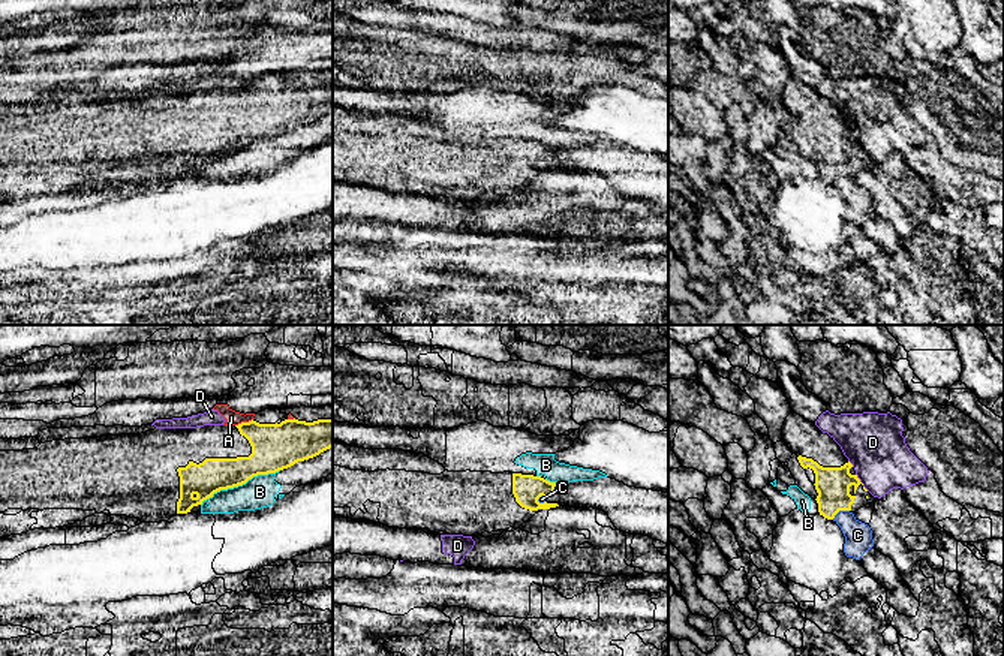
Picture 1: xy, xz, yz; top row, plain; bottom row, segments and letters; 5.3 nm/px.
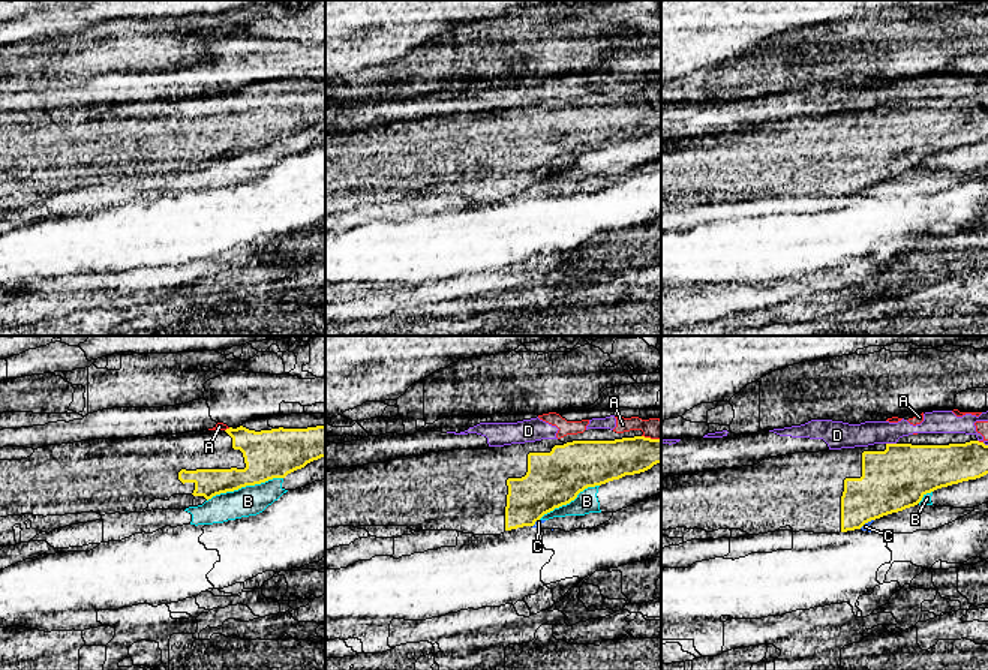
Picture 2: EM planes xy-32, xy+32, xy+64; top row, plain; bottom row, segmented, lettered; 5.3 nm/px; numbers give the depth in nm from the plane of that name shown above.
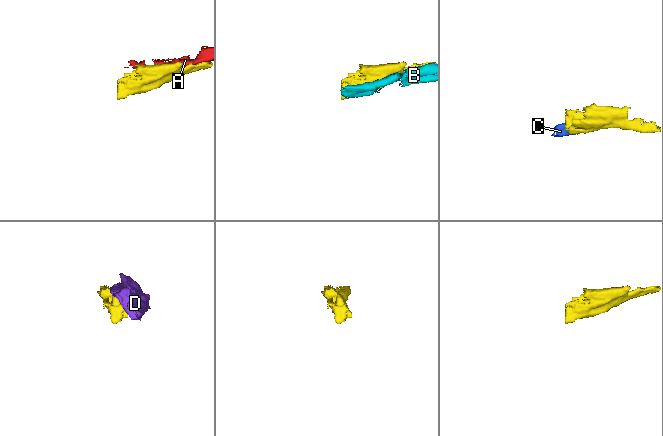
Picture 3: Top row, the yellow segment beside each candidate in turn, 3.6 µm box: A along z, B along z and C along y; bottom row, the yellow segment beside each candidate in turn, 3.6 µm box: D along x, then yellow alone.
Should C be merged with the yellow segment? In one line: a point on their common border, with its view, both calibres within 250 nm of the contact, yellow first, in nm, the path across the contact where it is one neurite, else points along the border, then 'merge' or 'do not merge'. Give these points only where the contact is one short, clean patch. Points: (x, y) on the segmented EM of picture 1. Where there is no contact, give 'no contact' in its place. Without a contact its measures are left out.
yz (839, 509) | 190/140 nm | along yz (848, 509), (841, 509), (832, 518) | do not merge

